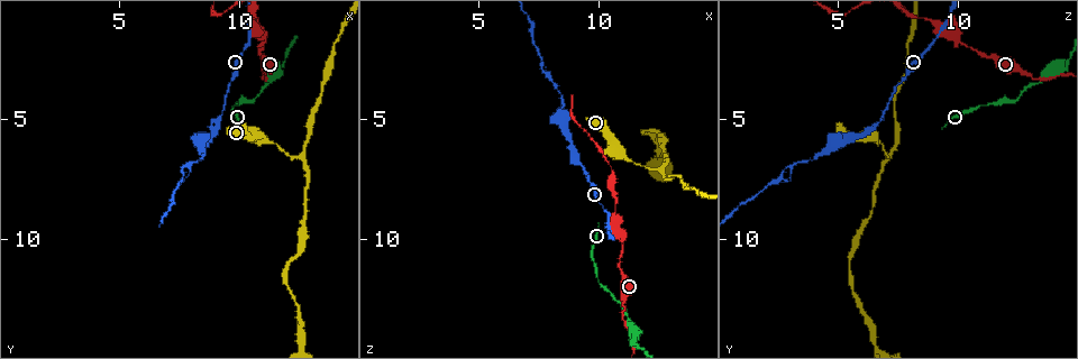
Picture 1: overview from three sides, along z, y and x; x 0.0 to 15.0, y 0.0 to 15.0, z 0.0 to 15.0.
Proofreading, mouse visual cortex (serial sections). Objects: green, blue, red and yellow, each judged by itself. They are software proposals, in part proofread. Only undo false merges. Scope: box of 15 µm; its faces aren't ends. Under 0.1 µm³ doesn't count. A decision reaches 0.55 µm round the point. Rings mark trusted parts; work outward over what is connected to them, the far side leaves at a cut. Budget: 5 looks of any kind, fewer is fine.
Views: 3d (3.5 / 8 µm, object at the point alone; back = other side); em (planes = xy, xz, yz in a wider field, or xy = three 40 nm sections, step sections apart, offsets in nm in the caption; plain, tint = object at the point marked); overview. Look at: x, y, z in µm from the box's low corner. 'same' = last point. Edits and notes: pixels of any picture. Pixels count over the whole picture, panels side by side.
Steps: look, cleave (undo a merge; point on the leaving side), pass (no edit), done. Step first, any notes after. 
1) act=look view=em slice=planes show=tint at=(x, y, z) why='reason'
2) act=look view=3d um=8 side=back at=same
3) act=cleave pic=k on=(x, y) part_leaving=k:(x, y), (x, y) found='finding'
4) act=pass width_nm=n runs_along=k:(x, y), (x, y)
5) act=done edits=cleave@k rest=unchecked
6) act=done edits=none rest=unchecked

act=look view=3d um=3.5 at=(10.8, 2.3, 11.1) why='thick turns thin'

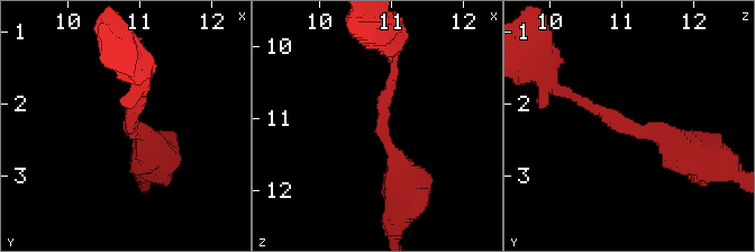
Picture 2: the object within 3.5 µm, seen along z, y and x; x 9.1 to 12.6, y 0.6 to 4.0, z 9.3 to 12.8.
act=look view=em slice=xy step=2 show=plain at=(10.90, 2.30, 11.15) arm_widths_nm=150,450

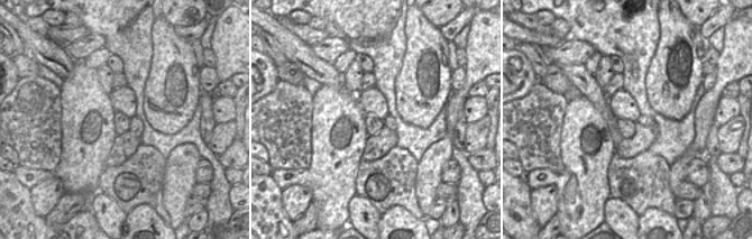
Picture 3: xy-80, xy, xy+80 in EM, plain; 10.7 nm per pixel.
act=look view=em slice=xy step=2 show=tint at=same

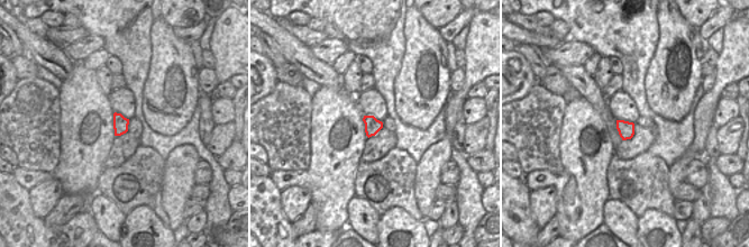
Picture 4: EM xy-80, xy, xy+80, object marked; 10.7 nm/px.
act=pass width_nm=170 runs_along=2:(689, 155), (571, 97) found='all the same cell'

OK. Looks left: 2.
act=look view=3d um=3.5 at=(12.5, 6.6, 7.1) why='arms part here'

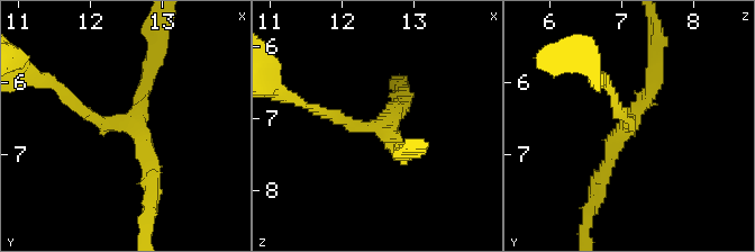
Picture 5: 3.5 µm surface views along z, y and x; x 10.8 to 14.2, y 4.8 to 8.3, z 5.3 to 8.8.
act=look view=em slice=xy step=5 show=tint at=(12.60, 6.60, 7.10) arms=3 arm_widths_nm=150,200,200

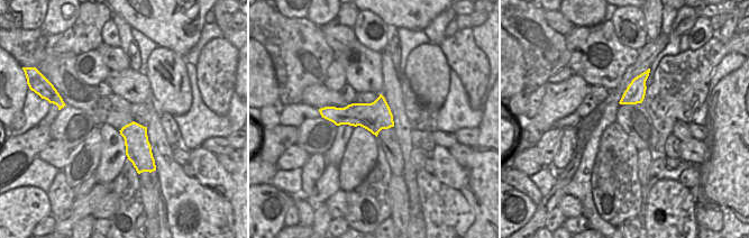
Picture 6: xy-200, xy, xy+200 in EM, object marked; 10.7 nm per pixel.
act=pass runs_along=5:(67, 95), (101, 122), (129, 122), (153, 185) found='all the same cell'

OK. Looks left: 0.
act=done edits=none rest=unchecked

